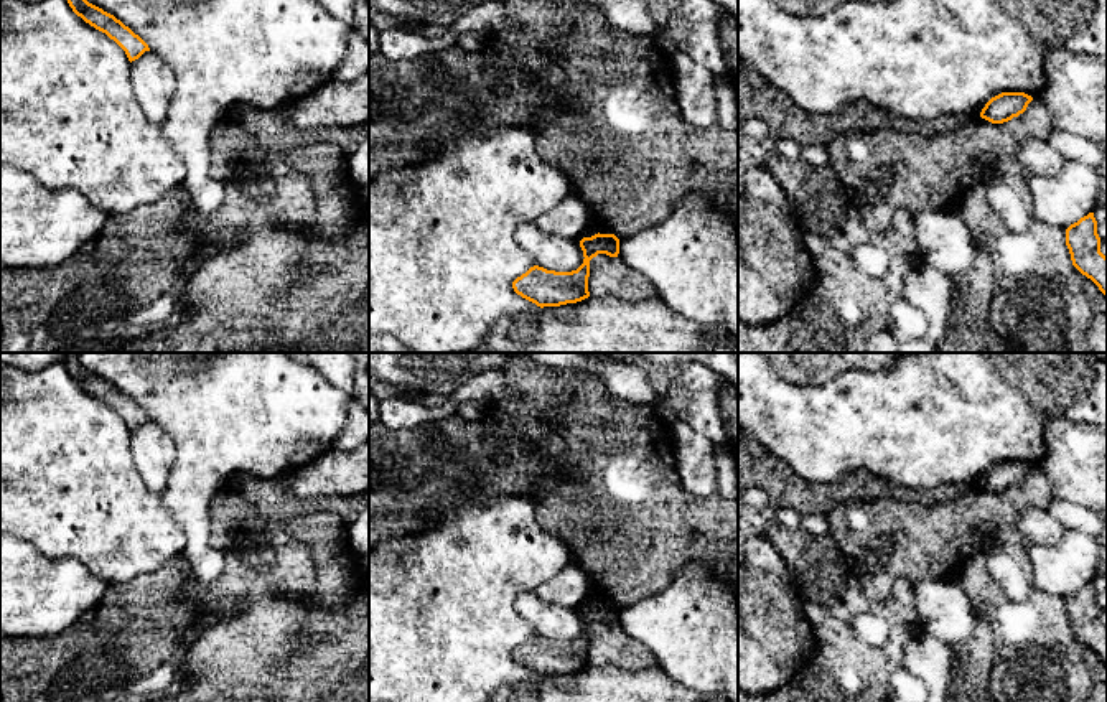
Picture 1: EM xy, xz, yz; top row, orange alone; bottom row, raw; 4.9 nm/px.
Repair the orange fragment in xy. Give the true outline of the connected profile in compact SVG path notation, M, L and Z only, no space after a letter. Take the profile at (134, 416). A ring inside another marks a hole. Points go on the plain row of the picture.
M69 353L64 359L64 366L72 381L86 392L114 409L125 420L130 432L138 428L145 420L150 420L148 414L120 389L89 372L81 364L77 353Z

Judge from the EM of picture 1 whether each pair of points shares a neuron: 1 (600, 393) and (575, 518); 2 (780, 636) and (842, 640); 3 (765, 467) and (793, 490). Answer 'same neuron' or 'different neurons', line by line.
1: same neuron
2: different neurons
3: same neuron

